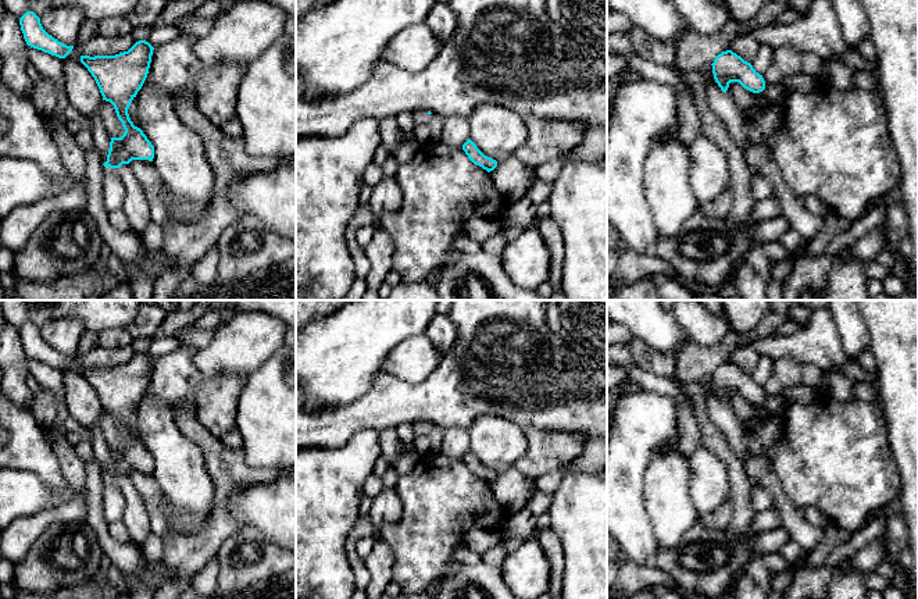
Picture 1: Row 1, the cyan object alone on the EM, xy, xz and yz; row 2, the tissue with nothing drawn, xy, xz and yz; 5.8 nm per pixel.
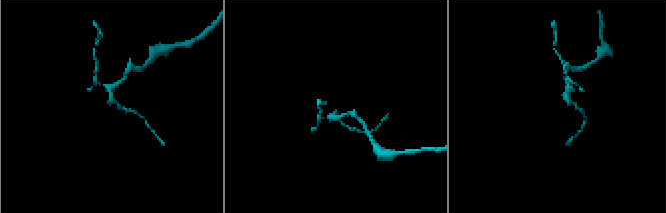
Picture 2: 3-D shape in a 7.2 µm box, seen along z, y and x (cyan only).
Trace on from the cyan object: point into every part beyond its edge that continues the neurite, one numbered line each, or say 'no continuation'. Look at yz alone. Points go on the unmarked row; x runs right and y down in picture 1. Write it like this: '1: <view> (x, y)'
no continuation

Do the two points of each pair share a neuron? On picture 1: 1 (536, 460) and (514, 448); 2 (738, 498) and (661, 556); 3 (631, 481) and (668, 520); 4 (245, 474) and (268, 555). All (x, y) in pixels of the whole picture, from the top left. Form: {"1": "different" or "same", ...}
{"1": "different", "2": "different", "3": "different", "4": "different"}

